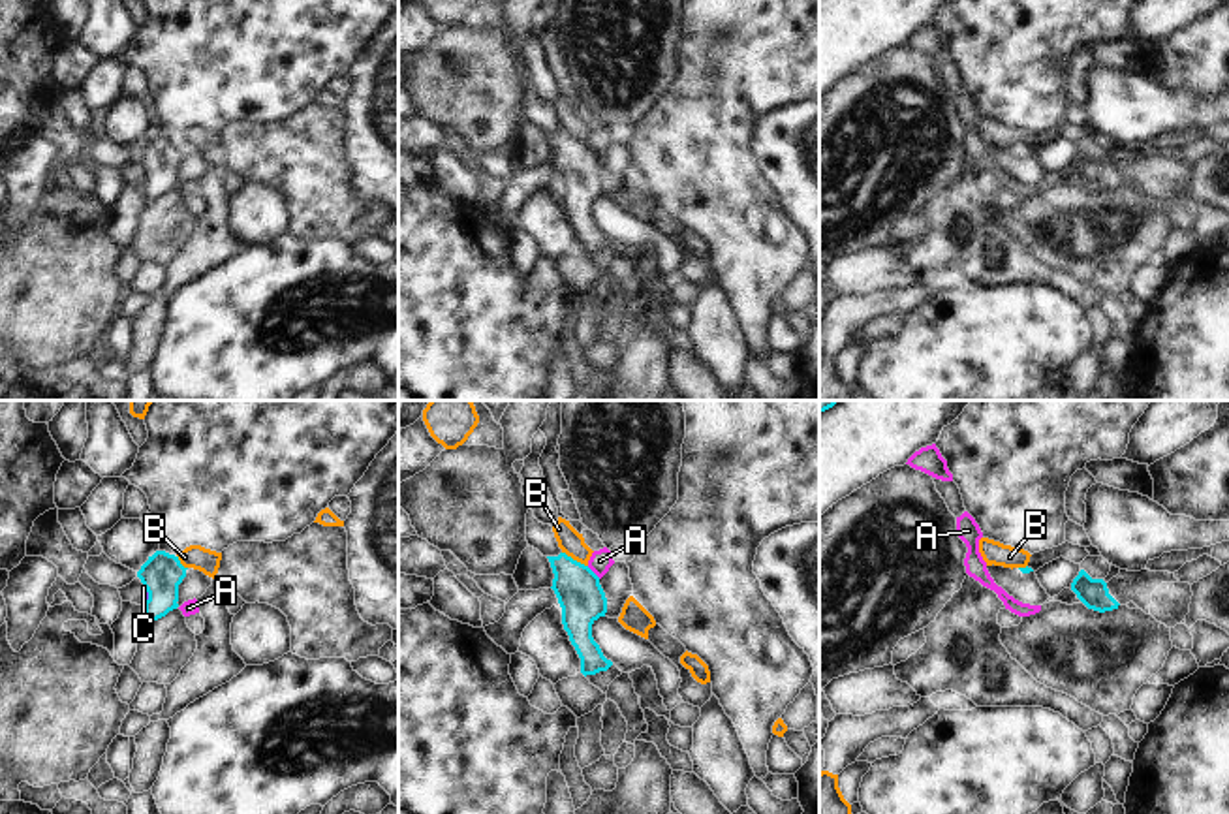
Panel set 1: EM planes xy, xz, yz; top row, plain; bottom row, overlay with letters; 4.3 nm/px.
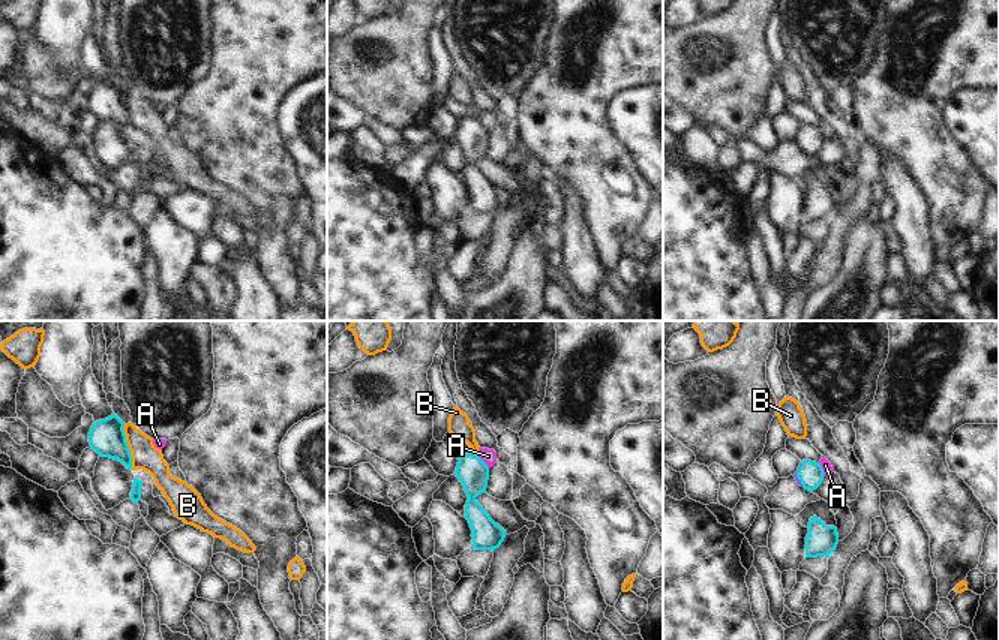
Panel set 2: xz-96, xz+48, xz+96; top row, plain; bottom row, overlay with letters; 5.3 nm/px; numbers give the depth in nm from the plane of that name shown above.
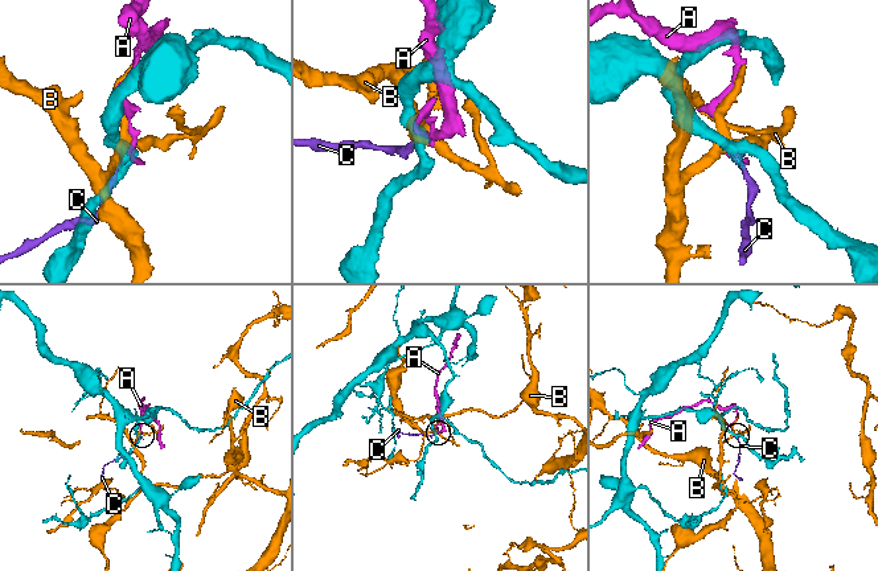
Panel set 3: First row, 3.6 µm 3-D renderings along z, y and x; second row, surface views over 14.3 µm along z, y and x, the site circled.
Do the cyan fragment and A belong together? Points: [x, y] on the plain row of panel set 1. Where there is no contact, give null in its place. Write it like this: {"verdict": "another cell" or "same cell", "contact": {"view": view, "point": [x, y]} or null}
{"verdict": "another cell", "contact": {"view": "xz", "point": [592, 151]}}

